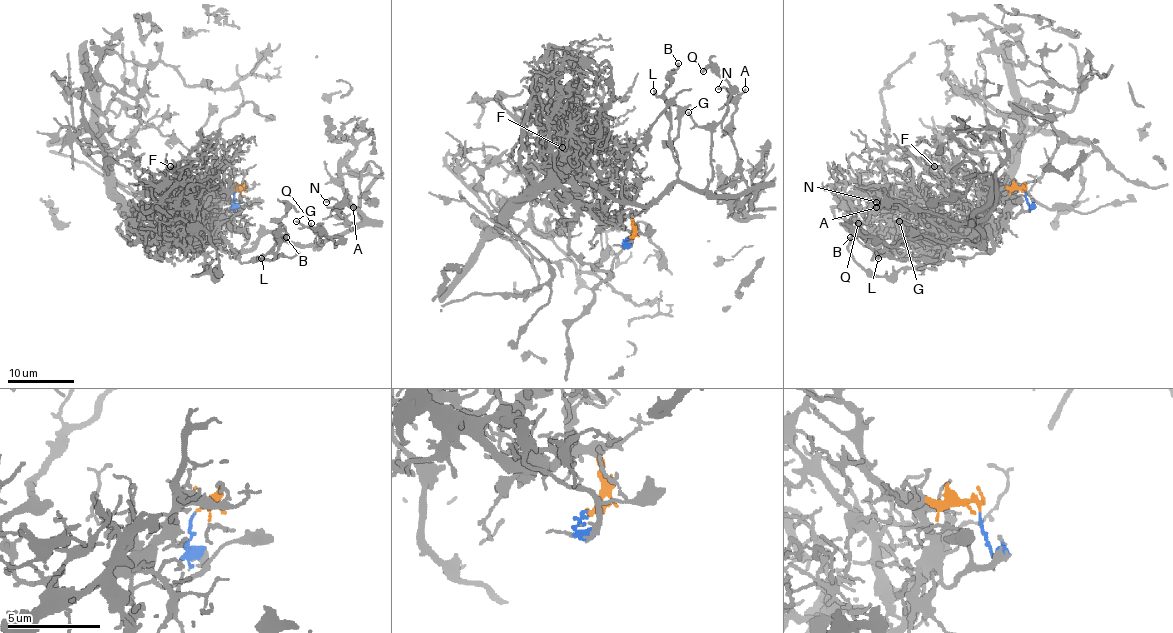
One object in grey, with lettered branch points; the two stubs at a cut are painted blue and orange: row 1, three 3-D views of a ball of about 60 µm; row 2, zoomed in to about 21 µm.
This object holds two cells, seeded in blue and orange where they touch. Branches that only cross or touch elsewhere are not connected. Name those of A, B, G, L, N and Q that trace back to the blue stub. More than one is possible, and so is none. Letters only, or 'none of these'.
A, B, G, L, N, Q

